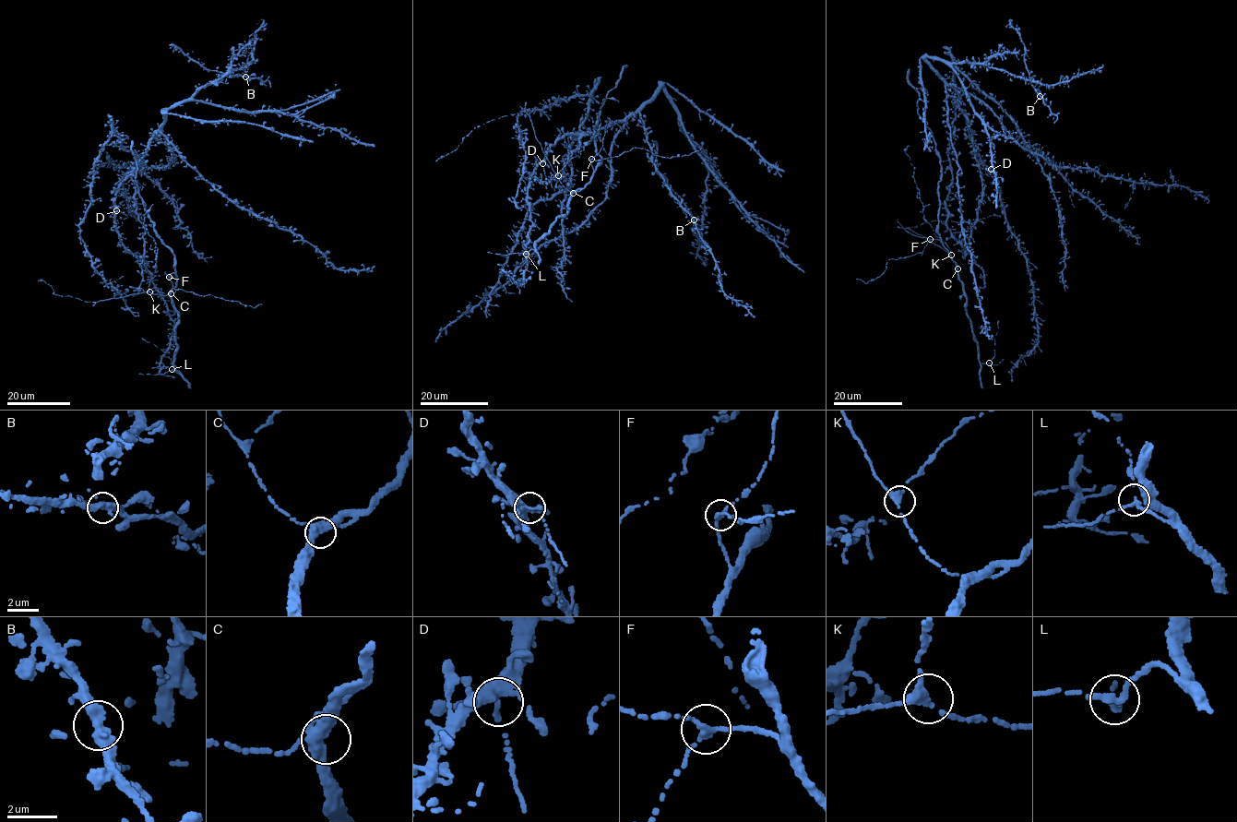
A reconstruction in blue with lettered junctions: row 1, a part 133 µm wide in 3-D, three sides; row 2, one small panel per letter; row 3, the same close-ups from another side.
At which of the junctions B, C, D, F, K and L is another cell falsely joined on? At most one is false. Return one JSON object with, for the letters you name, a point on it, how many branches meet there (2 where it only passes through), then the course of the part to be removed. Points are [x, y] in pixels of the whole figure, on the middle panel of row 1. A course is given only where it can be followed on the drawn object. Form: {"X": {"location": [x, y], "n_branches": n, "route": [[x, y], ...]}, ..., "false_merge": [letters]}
{"false_merge": []}

